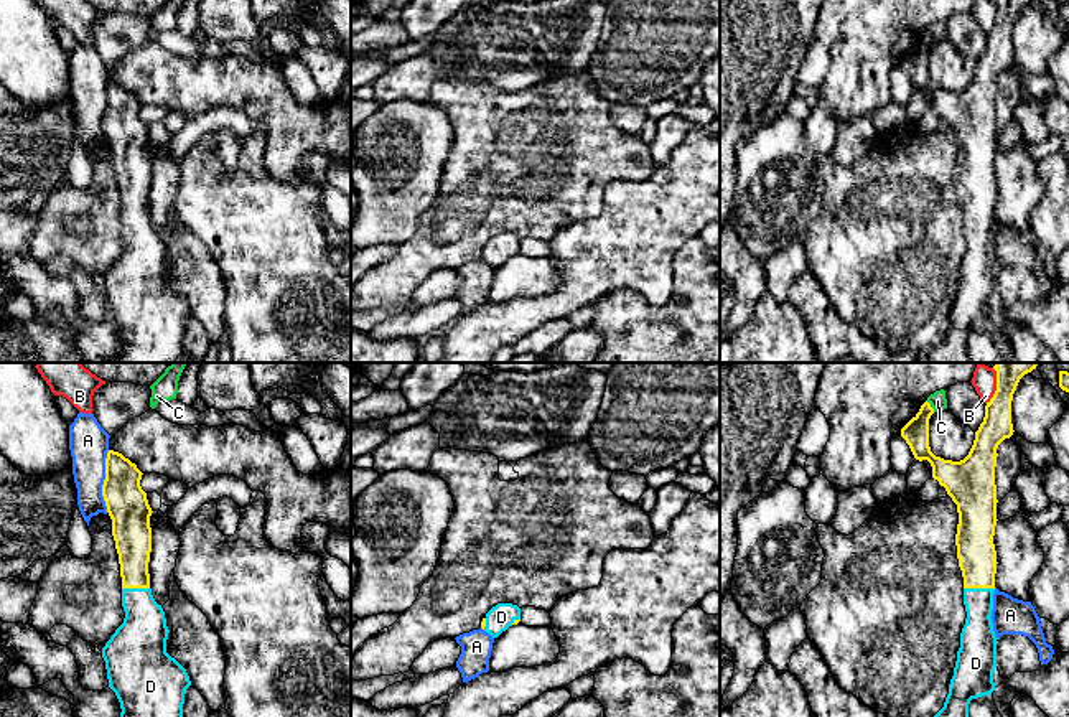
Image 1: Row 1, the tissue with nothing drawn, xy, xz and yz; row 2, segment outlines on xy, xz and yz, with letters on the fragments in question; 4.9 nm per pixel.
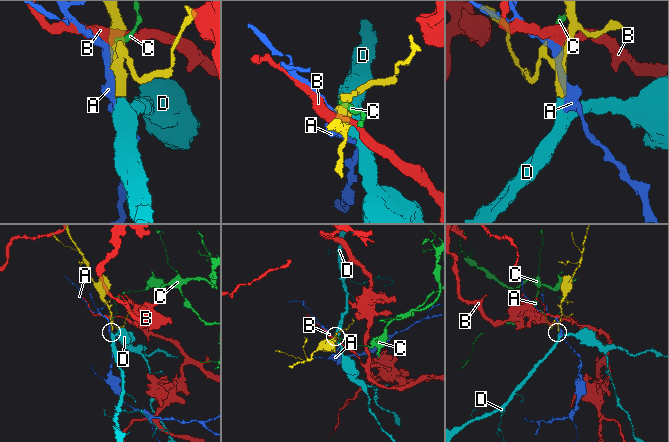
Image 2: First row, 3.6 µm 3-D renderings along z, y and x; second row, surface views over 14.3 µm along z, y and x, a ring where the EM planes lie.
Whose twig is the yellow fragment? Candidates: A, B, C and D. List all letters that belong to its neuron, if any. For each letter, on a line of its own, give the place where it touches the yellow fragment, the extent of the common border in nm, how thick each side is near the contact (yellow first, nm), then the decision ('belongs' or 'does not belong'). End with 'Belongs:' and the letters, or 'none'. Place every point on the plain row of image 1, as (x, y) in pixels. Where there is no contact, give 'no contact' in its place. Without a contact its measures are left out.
A: xy (104, 112) | 300 nm | 200/190 nm | does not belong
B: yz (997, 17) | 180 nm | 150/120 nm | does not belong
C: yz (929, 37) | 70 nm | 130/90 nm | does not belong
D: yz (979, 218) | 150 nm | 190/170 nm | belongs
Belongs: D

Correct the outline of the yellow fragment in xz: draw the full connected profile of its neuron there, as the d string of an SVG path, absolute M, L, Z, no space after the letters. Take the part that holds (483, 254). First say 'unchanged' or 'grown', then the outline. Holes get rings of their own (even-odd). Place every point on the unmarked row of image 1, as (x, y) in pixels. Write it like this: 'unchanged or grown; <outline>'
grown; M497 234L481 252L481 259L492 269L497 269L509 257L520 252L520 239L512 234Z

